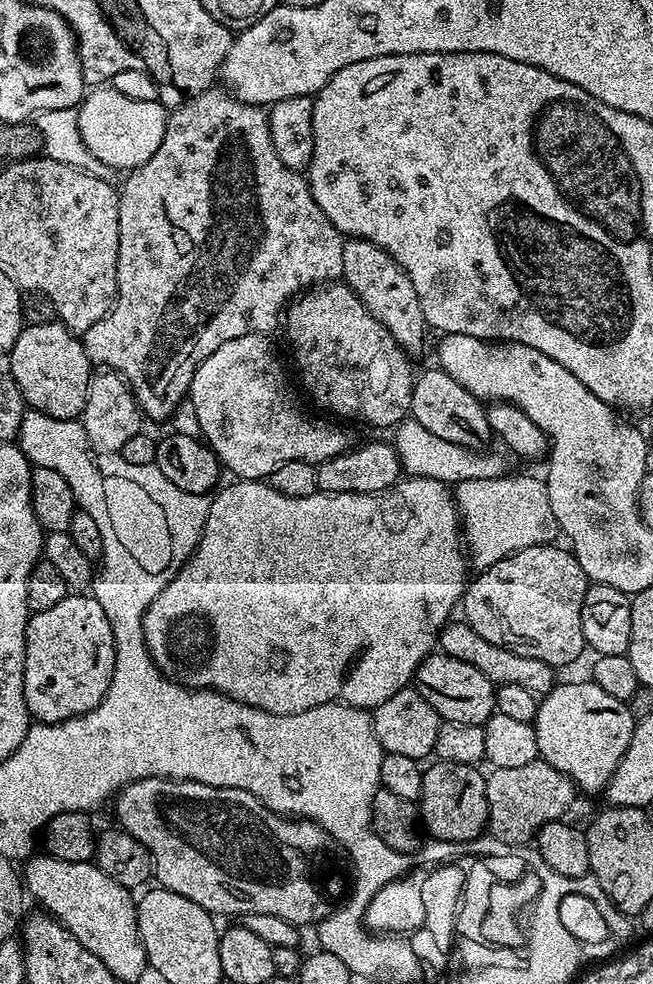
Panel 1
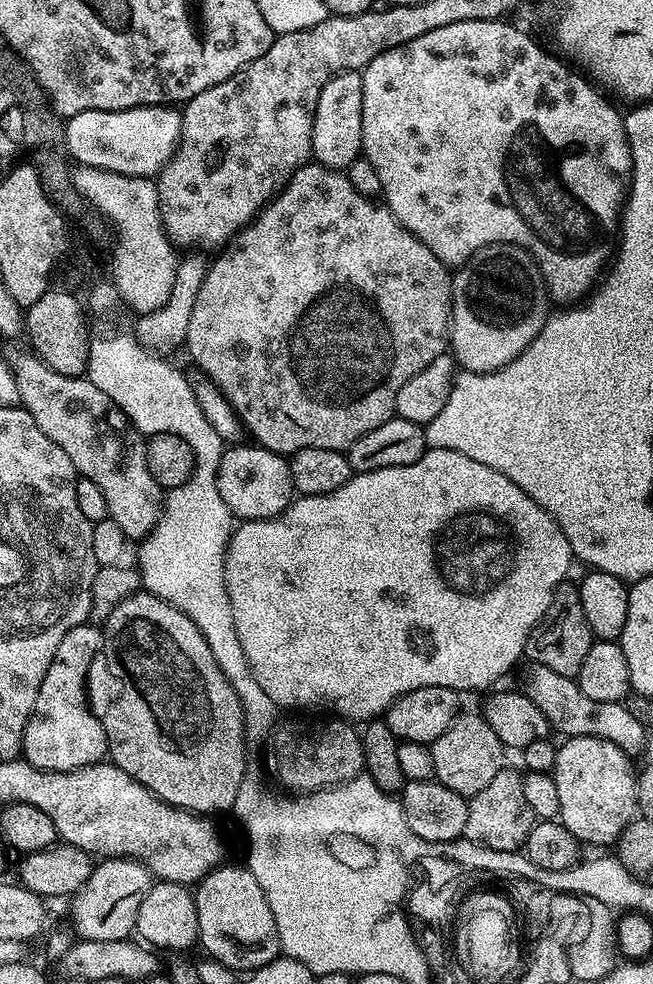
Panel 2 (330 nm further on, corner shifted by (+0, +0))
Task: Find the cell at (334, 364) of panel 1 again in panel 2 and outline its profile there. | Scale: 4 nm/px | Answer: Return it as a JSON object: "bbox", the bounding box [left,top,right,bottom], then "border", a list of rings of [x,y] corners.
{"bbox":[186,162,454,454],"border":[[[315,162],[303,164],[290,177],[280,195],[261,208],[259,216],[236,233],[230,247],[217,256],[220,257],[213,264],[211,261],[207,265],[202,290],[198,290],[198,298],[194,298],[194,310],[190,310],[186,352],[228,397],[243,427],[252,431],[251,439],[261,448],[281,454],[307,448],[344,452],[358,442],[362,434],[370,434],[370,430],[378,430],[382,422],[393,419],[396,416],[398,390],[402,390],[402,386],[406,386],[406,382],[410,382],[418,370],[426,370],[434,358],[449,351],[454,279],[449,265],[443,264],[418,237],[402,227],[383,203],[358,194],[343,171]]]}

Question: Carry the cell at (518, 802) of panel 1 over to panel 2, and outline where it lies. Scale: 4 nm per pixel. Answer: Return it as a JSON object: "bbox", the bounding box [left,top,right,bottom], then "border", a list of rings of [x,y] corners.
{"bbox":[463,766,538,852],"border":[[[505,766],[484,789],[470,797],[463,839],[473,840],[475,844],[484,844],[494,850],[515,852],[523,849],[526,838],[538,819],[526,802],[522,791],[523,781],[524,777],[519,771],[516,773],[512,766]]]}

